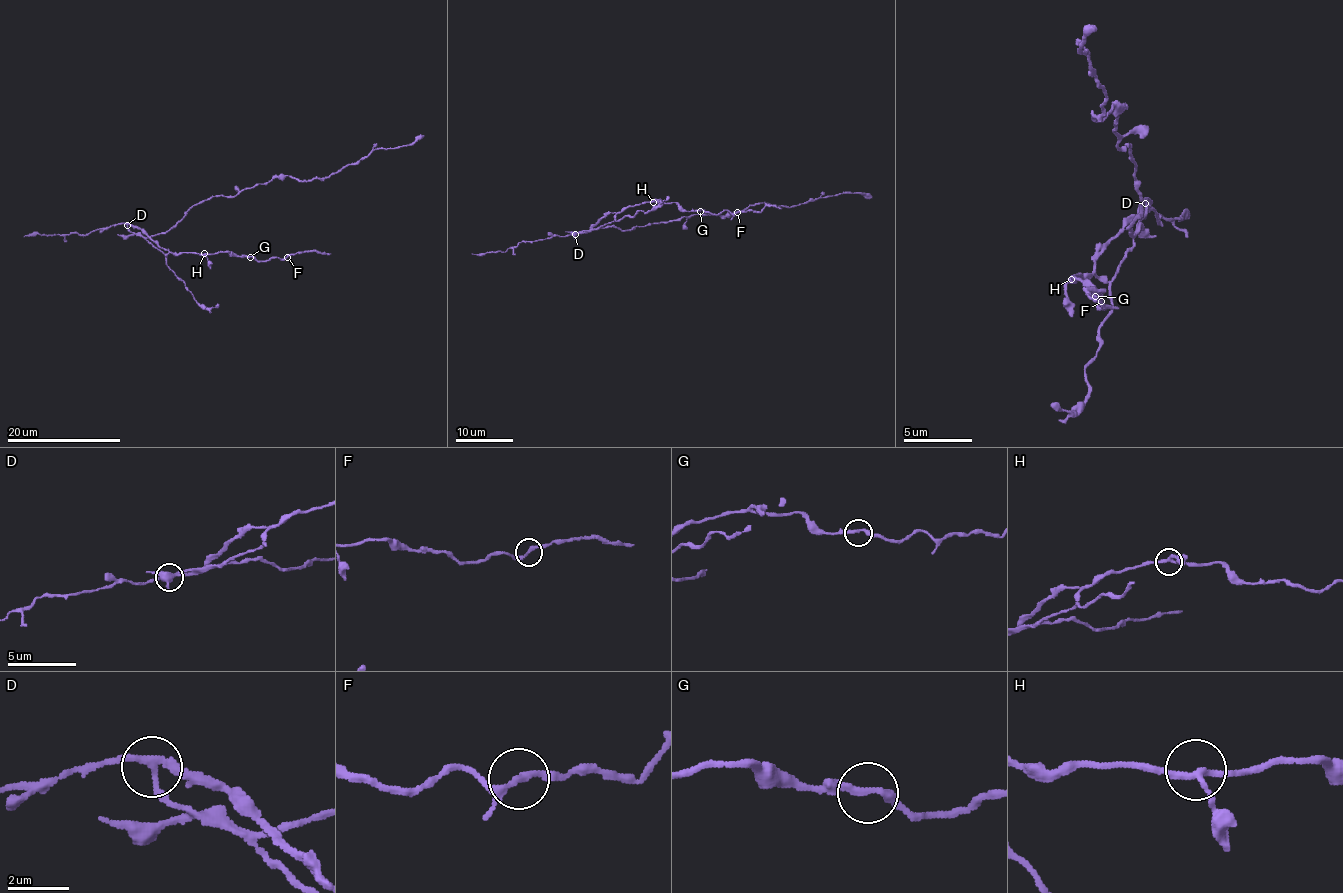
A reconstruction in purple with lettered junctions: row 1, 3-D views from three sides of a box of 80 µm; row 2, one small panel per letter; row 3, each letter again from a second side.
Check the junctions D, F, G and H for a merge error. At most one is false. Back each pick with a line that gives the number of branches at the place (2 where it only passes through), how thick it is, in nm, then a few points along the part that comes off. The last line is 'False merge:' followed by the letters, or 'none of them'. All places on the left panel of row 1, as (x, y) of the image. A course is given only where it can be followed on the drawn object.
D: 3 branches meet; 200 nm thick; foreign part runs (126, 224), (146, 237), (165, 233), (214, 196), (287, 175), (321, 179), (424, 135)
False merge: D

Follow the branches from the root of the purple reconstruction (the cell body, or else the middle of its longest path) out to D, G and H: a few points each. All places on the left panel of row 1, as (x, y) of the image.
D: (192, 206), (168, 230), (155, 235), (149, 236), (139, 227), (126, 224)
G: (192, 206), (168, 230), (148, 235), (173, 253), (231, 251), (250, 257)
H: (192, 206), (168, 230), (148, 235), (173, 253), (204, 253)

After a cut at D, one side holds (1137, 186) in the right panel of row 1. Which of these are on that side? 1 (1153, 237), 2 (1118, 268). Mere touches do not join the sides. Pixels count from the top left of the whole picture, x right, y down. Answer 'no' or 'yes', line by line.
1: yes
2: yes

